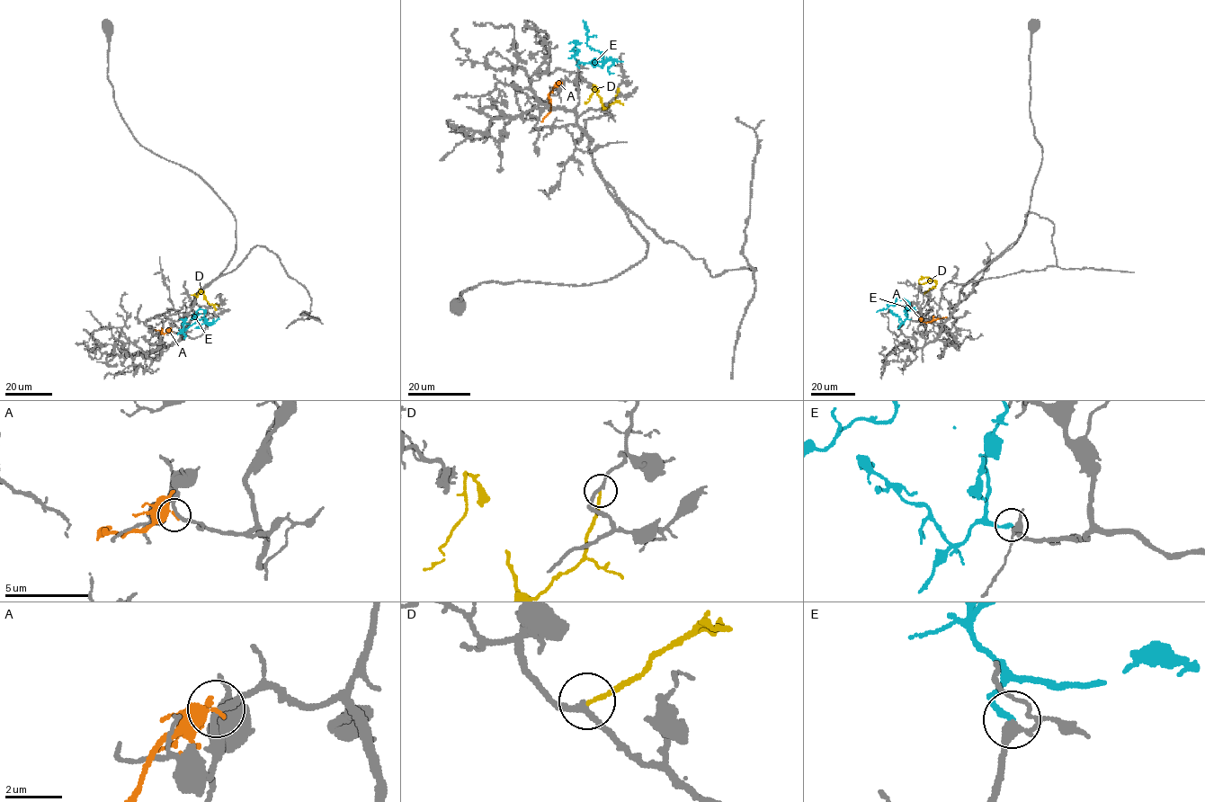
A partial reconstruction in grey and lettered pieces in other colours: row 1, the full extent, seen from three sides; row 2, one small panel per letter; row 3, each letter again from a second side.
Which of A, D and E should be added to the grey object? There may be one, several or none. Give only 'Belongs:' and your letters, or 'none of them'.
Belongs: E

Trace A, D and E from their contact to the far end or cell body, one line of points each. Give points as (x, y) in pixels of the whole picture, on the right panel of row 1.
A: (920, 320), (932, 322), (947, 316)
D: (923, 292), (936, 281), (925, 277), (918, 280), (920, 283), (931, 281)
E: (910, 319), (906, 317), (909, 303), (903, 298), (897, 298), (895, 305), (876, 312)

